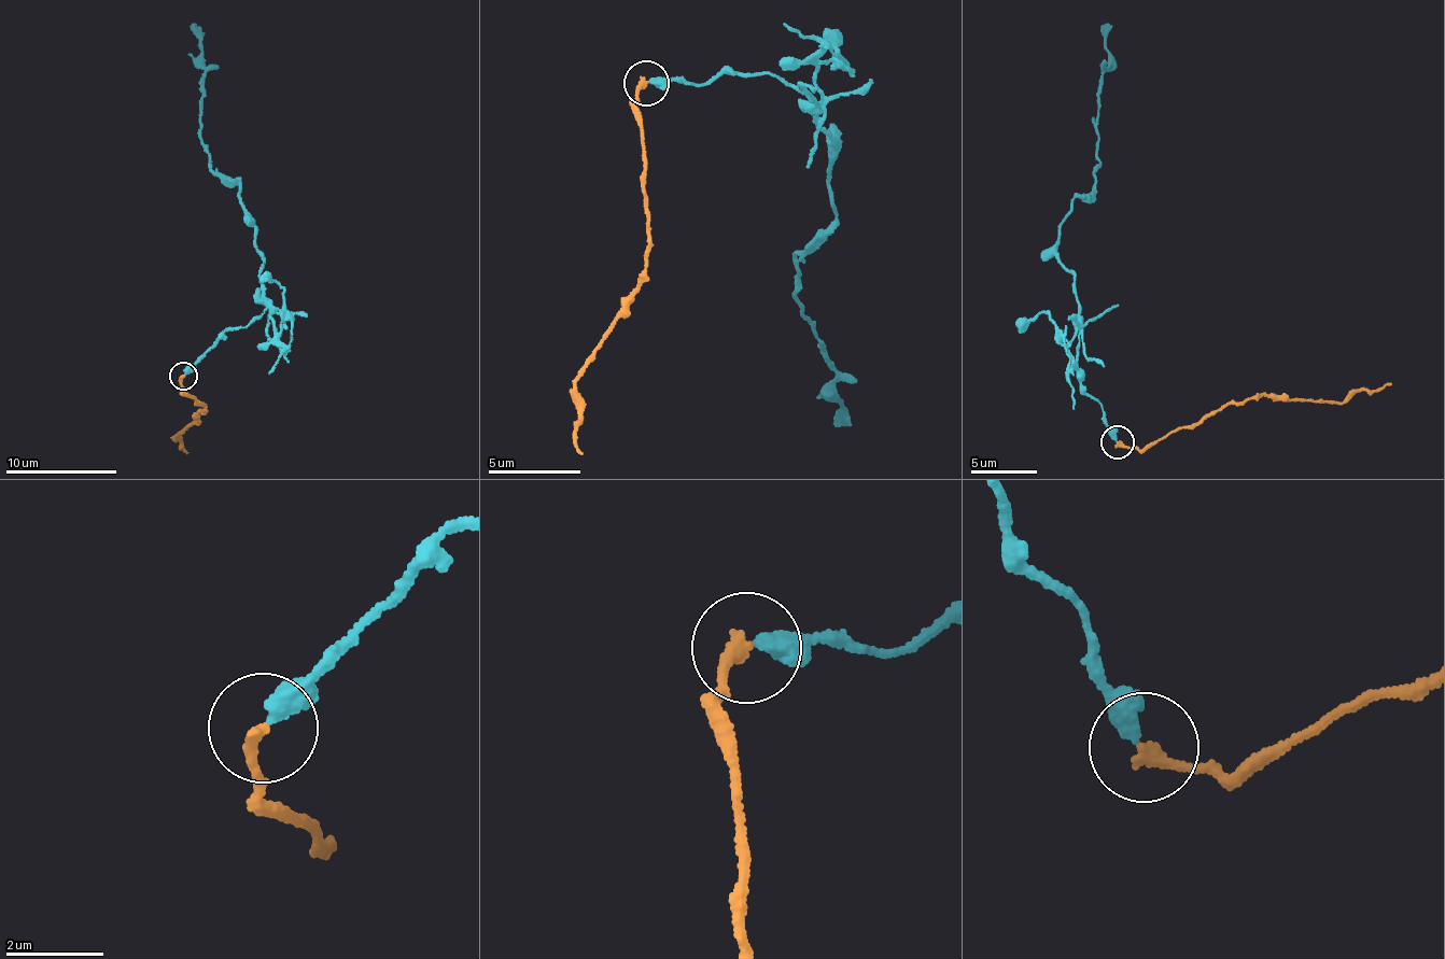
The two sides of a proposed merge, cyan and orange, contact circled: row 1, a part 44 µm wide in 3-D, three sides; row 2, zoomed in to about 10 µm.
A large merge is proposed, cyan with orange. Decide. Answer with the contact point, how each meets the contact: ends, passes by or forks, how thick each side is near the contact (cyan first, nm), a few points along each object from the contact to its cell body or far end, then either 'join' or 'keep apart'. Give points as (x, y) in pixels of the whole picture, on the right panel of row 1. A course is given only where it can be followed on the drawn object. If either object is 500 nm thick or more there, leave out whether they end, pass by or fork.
at (1118, 441); cyan ends there; orange ends there; 400 nm thick on the cyan side, 280 nm on the other; cyan runs (1118, 438), (1078, 375), (1072, 269), (1055, 244), (1069, 201), (1092, 191), (1099, 163), (1106, 28); orange runs (1119, 442), (1154, 445), (1246, 400), (1281, 396), (1341, 404), (1391, 383); keep apart

